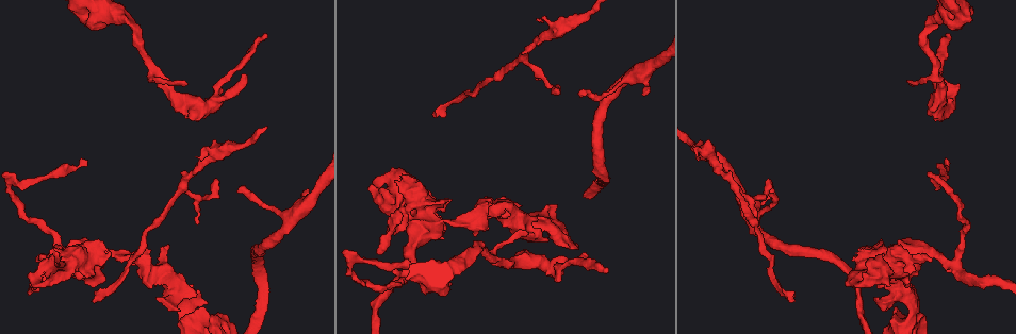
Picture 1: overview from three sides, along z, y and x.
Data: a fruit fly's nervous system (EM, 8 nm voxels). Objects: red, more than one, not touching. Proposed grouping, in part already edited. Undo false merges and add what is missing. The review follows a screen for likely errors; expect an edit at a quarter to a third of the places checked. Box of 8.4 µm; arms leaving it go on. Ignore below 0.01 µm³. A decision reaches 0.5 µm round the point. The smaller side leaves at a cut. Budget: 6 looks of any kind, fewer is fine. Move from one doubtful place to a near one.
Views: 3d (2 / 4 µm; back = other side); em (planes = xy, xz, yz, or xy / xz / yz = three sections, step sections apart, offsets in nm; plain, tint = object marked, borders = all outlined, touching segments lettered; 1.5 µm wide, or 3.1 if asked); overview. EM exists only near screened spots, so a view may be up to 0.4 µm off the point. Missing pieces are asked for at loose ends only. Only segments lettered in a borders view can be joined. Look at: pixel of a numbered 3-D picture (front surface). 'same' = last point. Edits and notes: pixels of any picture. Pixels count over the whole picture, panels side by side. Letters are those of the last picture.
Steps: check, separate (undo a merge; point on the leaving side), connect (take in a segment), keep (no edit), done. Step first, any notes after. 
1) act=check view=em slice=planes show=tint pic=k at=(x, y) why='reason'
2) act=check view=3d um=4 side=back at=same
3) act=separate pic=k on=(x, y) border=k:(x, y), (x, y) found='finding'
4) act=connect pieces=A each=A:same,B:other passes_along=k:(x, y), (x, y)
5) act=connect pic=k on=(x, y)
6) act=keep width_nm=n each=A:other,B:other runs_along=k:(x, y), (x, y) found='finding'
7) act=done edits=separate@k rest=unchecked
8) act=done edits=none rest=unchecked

act=check view=em slice=planes show=tint pic=1 at=(946, 35) why='thin end'

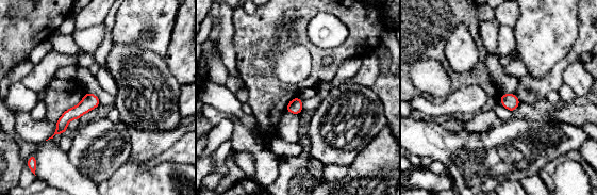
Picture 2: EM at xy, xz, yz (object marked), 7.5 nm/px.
act=check view=em slice=planes show=borders at=same

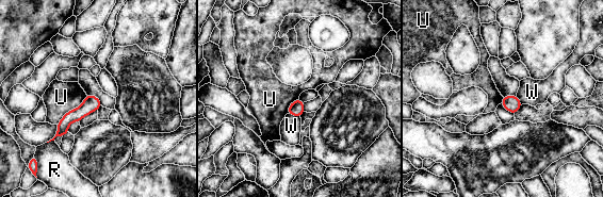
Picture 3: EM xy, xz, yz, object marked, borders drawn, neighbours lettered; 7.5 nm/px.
act=keep width_nm=110 each=R:other,U:other,W:other runs_along=3:(97, 102), (74, 115), (60, 133) found='no lettered segment goes on from it'

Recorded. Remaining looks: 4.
act=check view=em slice=xy step=8 show=borders pic=1 at=(490, 260) why='sharp bend'

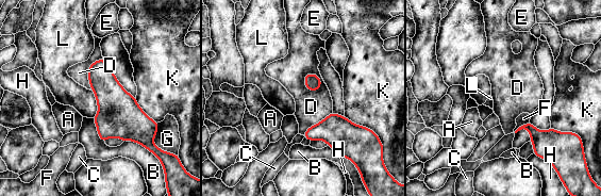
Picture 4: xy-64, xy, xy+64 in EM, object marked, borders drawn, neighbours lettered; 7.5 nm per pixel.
act=keep longest_contact=K:240nm each=A:other,B:other,C:other,D:other,E:other,F:other,G:other,H:other,K:other,L:other border=4:(92, 90), (98, 108), (94, 117) found='one neuron here'

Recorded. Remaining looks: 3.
act=check view=3d um=2 pic=1 at=(166, 245) why='free end'

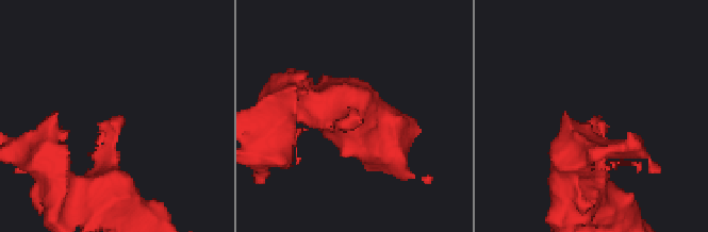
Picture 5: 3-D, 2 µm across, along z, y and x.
act=check view=em slice=planes show=plain pic=5 at=(359, 119) why='shape alone is not enough'

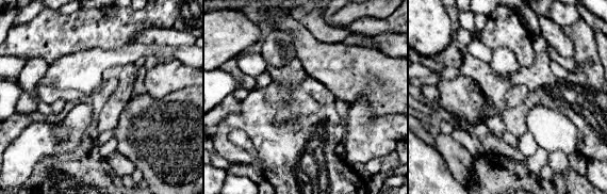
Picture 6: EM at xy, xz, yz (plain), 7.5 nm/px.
act=check view=em slice=planes show=borders at=same

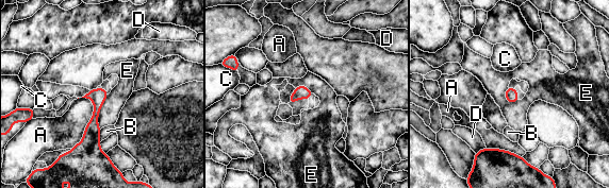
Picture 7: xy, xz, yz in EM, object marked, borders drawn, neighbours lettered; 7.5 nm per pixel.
act=keep each=A:other,B:other,C:other,D:other,E:other runs_along=7:(102, 90), (93, 123), (97, 158) found='no lettered segment goes on from it'

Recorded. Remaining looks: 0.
act=done edits=none rest=unchecked

